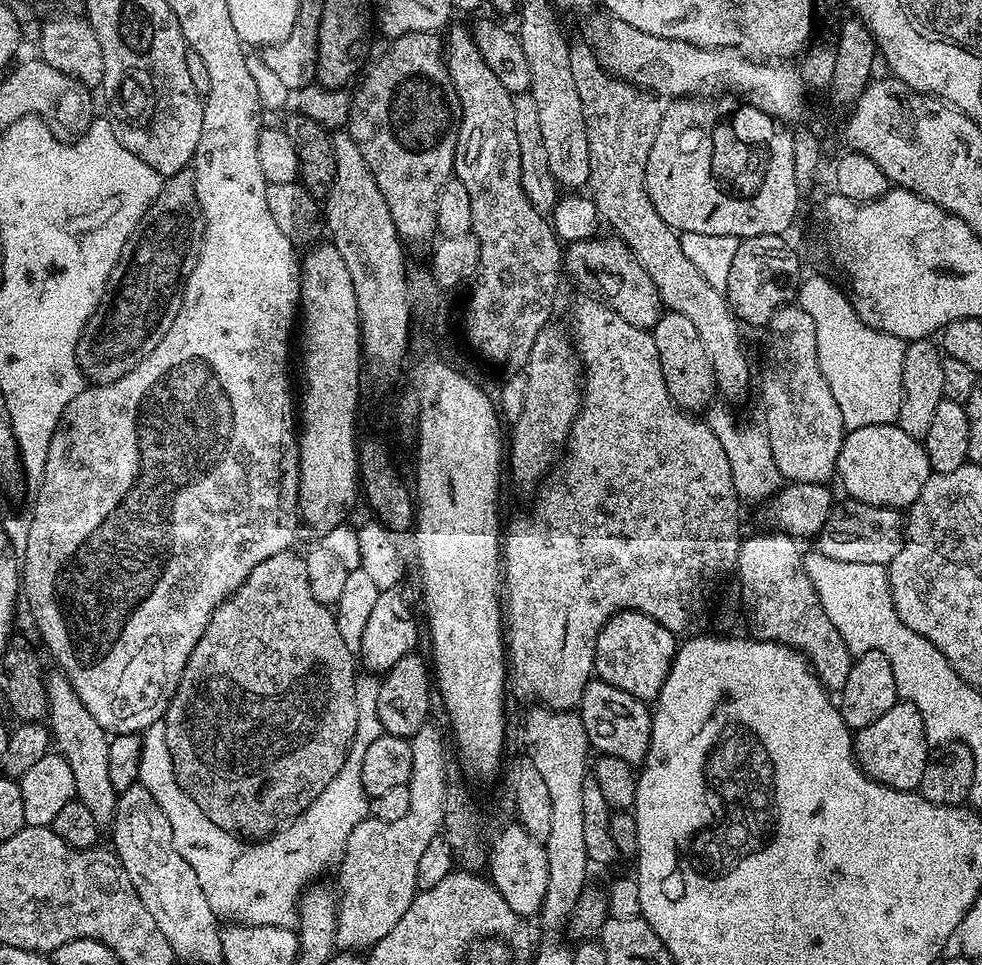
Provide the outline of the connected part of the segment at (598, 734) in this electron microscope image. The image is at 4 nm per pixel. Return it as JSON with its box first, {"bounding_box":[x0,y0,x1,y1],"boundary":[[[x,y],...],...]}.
{"bounding_box":[578,678,652,766],"boundary":[[[593,678],[582,694],[578,715],[589,745],[599,755],[622,758],[622,762],[630,762],[633,766],[643,765],[652,733],[652,714],[645,701],[626,694],[626,690],[618,690],[618,686],[610,686],[605,680]]]}

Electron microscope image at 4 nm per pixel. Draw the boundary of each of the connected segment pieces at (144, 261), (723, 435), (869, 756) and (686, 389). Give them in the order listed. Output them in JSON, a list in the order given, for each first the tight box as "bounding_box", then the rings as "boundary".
[{"bounding_box":[76,167,202,384],"boundary":[[[191,167],[183,168],[165,179],[158,198],[154,198],[146,214],[142,214],[138,226],[134,226],[130,238],[126,238],[122,254],[108,279],[104,296],[94,314],[88,317],[86,326],[78,338],[76,361],[85,381],[92,384],[109,384],[122,378],[127,372],[134,370],[134,366],[138,366],[138,362],[142,362],[142,358],[150,354],[150,350],[154,350],[158,342],[162,342],[166,330],[170,330],[170,322],[174,322],[180,309],[180,293],[186,275],[186,261],[197,247],[201,231],[202,221],[194,190],[194,174]]]},{"bounding_box":[706,406,782,501],"boundary":[[[712,406],[707,409],[706,422],[714,430],[718,442],[722,442],[722,450],[726,450],[726,458],[730,458],[730,474],[734,478],[734,490],[741,501],[748,500],[767,501],[776,495],[782,484],[782,477],[778,466],[774,462],[774,454],[770,450],[770,438],[764,431],[763,423],[739,424],[732,417],[728,408],[716,408]]]},{"bounding_box":[854,700,930,792],"boundary":[[[900,700],[878,722],[859,729],[854,736],[856,762],[871,780],[876,780],[888,788],[897,788],[903,792],[919,789],[922,782],[922,770],[926,770],[930,755],[930,745],[918,714],[918,706],[908,700]]]},{"bounding_box":[650,311,718,414],"boundary":[[[665,311],[650,331],[654,346],[658,346],[658,362],[662,362],[662,374],[666,378],[666,390],[670,390],[670,398],[689,414],[703,413],[713,403],[712,395],[715,397],[718,389],[712,363],[702,347],[702,338],[694,322],[690,322],[686,314]]]}]

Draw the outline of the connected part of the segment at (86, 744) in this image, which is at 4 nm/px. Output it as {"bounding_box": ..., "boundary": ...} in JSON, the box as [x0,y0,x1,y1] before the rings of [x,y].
{"bounding_box":[44,670,118,826],"boundary":[[[59,670],[49,671],[44,677],[44,685],[48,695],[46,723],[50,729],[50,740],[54,745],[55,751],[62,758],[66,758],[66,766],[70,766],[70,771],[74,773],[75,799],[80,800],[82,806],[86,806],[86,810],[90,810],[90,814],[94,814],[94,818],[99,824],[102,826],[107,825],[111,821],[113,814],[116,813],[116,797],[118,795],[114,785],[110,782],[109,733],[105,732],[102,726],[98,726],[97,720],[90,715],[90,710],[86,710],[82,698],[78,698],[78,694],[74,694],[74,686],[70,686],[70,682],[63,672]]]}

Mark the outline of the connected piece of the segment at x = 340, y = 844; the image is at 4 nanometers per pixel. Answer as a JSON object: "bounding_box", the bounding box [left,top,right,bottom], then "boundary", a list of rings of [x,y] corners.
{"bounding_box":[138,675,385,927],"boundary":[[[357,675],[354,702],[358,706],[358,726],[342,770],[334,774],[326,790],[322,790],[322,794],[310,802],[301,816],[287,821],[271,836],[255,842],[222,830],[222,826],[214,826],[214,822],[210,822],[210,818],[198,810],[198,802],[184,793],[176,780],[170,750],[166,746],[164,721],[159,720],[144,729],[138,782],[150,790],[150,794],[154,794],[154,802],[158,802],[158,806],[162,806],[162,814],[170,818],[174,846],[178,854],[190,862],[198,883],[206,893],[206,902],[210,902],[217,917],[250,926],[297,927],[300,897],[309,885],[319,881],[316,879],[327,868],[335,869],[339,865],[354,826],[369,819],[370,797],[362,786],[362,758],[366,758],[370,742],[385,735],[378,718],[379,690],[380,680],[375,675]]]}

